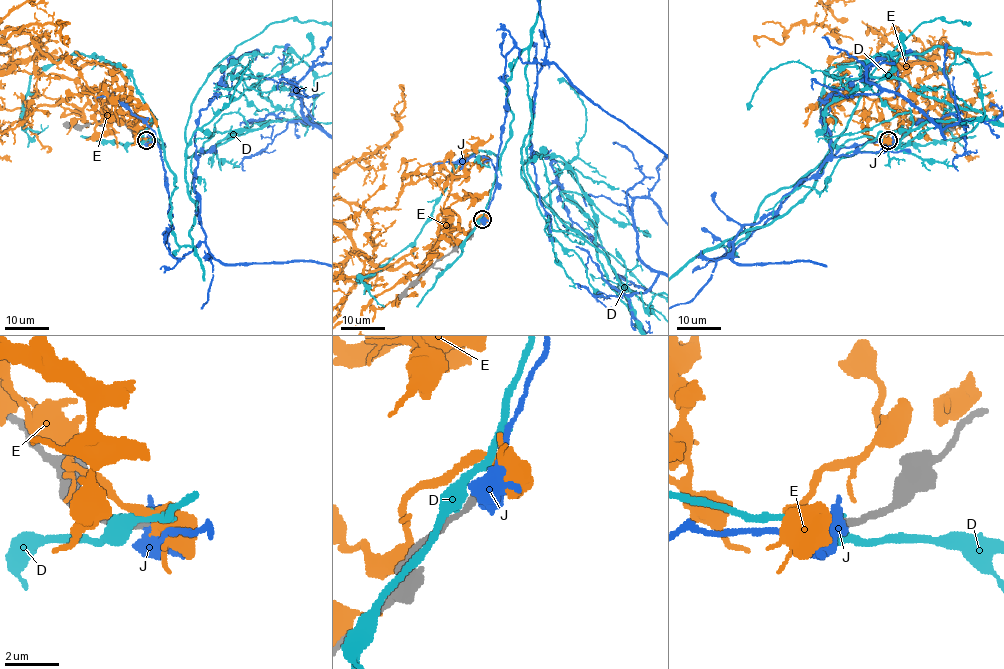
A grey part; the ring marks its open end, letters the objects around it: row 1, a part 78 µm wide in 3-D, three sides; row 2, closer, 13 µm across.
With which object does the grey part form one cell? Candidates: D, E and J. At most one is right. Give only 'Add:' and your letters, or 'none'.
Add: none

